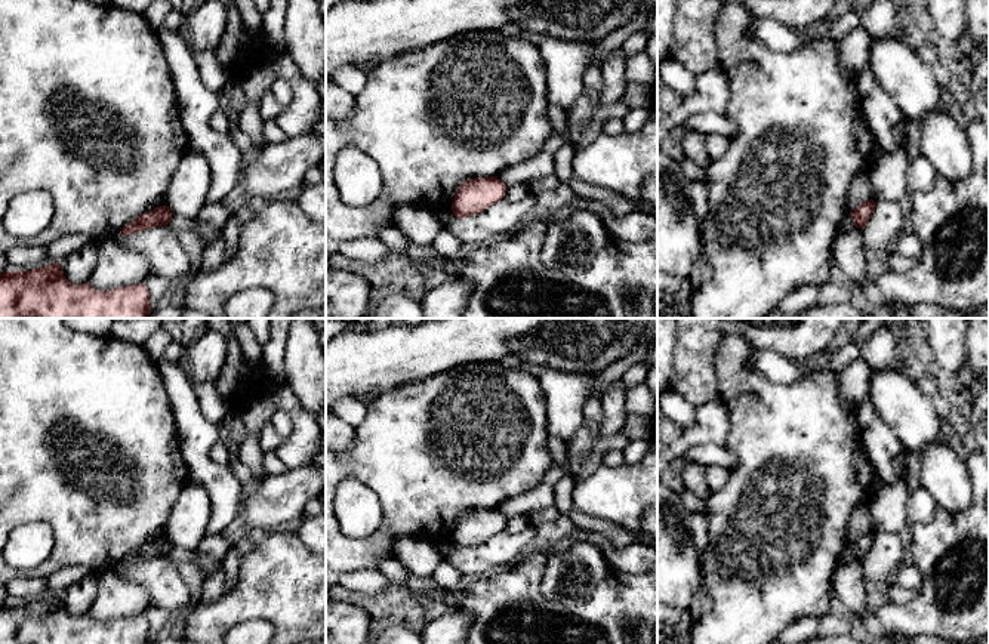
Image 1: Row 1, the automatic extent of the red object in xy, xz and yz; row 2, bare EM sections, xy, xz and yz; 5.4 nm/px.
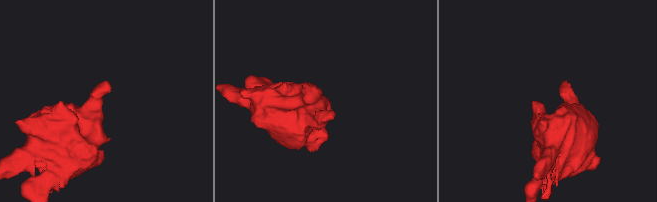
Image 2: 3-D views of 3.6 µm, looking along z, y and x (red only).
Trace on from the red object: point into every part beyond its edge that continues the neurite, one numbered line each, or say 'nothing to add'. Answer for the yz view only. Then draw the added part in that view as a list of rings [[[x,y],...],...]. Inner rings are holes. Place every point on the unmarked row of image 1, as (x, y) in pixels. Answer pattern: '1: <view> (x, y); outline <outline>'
nothing to add

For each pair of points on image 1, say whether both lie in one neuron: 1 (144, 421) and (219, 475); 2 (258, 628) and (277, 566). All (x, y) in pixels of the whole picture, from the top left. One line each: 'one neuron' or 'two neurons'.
1: two neurons
2: two neurons

